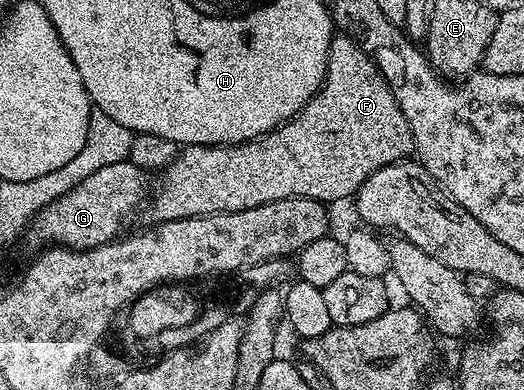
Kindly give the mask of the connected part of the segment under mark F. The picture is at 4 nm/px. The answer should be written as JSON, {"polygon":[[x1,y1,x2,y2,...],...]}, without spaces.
{"polygon":[[334,35,330,38,330,50,328,51,328,63,326,64,326,77,318,93,309,101,303,109,294,117,287,119,283,125,278,125,272,132,257,137,251,141,241,141,239,145,187,145,179,148,178,153,161,170,158,181,158,190,154,193,154,221,179,221,185,217,203,217,209,213,231,213,232,211,248,211,248,207,260,207,264,203,272,203,289,197,307,197,316,199,323,203,329,203,345,196,354,197,359,187,373,172,389,164,396,164,398,161,407,160,414,148,414,140,408,127,408,119,404,111,396,103,384,75,374,65,373,56,367,50,361,49,351,37,345,35]]}

